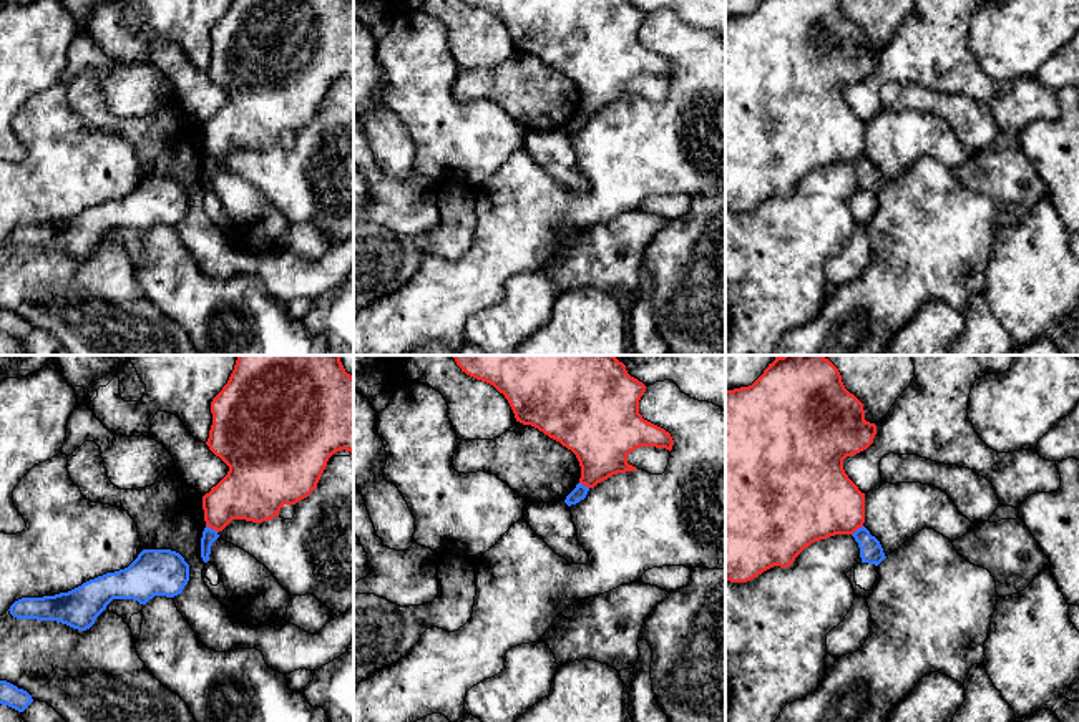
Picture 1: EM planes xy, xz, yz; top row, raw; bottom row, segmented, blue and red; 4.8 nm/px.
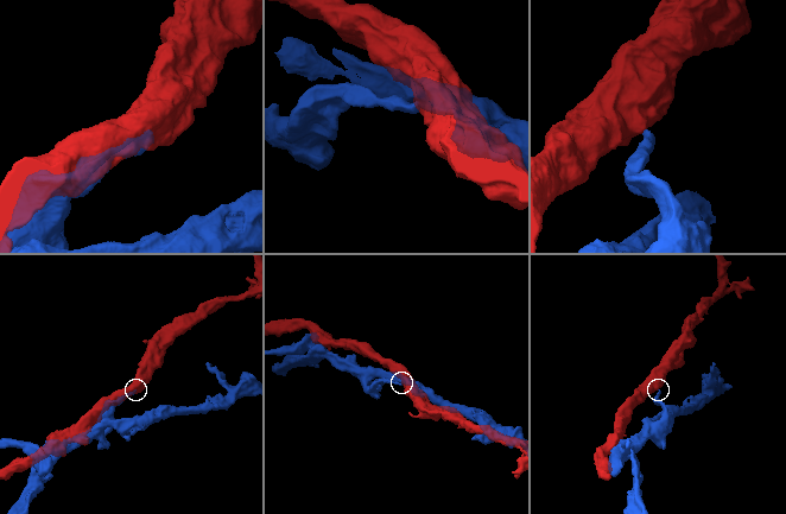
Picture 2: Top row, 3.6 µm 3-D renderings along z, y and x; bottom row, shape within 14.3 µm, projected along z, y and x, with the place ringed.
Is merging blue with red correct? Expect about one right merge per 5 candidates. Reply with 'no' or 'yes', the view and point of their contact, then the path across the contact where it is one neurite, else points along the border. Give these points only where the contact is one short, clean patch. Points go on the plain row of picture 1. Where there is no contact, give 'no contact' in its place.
no | xy (213, 158) | along xy (206, 153), (218, 160)

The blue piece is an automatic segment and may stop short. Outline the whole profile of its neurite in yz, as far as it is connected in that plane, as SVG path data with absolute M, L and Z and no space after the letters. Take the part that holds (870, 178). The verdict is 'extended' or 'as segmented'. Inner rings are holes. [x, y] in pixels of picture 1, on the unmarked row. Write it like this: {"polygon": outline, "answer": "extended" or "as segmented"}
{"polygon": "M865 154L858 156L852 164L858 171L862 191L878 194L886 186L880 169Z", "answer": "as segmented"}

